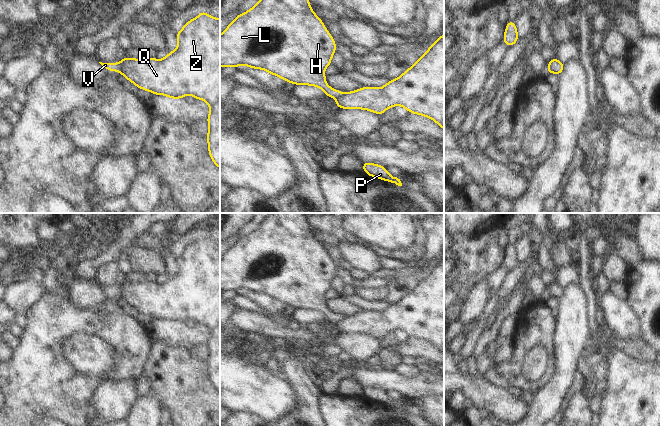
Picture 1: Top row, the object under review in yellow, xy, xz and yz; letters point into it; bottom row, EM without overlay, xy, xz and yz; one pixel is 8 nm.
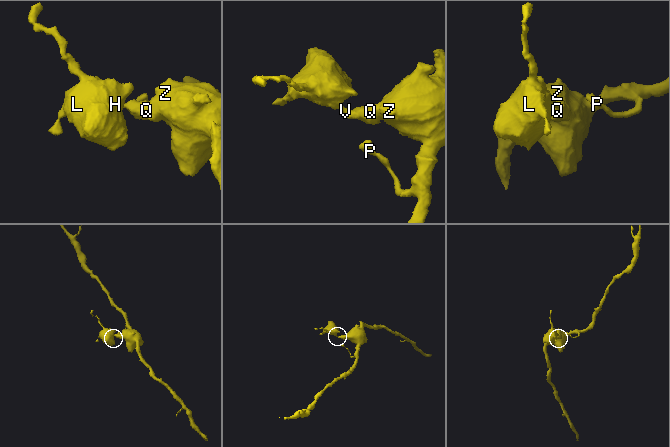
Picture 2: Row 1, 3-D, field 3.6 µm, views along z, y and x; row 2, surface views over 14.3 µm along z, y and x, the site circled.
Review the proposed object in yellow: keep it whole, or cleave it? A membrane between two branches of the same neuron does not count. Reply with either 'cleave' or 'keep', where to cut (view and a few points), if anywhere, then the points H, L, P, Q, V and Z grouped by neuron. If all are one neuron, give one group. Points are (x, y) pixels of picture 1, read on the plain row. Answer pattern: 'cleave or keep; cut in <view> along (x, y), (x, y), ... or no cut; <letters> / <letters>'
cleave; cut in xy along (119, 287), (119, 291), (116, 294); H L V / P Q Z

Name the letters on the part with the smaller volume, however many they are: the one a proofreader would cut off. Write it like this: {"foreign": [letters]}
{"foreign": ["H", "L", "V"]}

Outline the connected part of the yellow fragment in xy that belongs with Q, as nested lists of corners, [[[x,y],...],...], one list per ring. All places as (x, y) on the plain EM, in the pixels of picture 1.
[[[204,234],[189,245],[176,258],[177,272],[161,284],[154,282],[127,282],[120,286],[118,296],[138,311],[155,319],[182,323],[190,318],[204,324],[210,332],[208,341],[208,376],[220,393],[220,243],[211,241]]]

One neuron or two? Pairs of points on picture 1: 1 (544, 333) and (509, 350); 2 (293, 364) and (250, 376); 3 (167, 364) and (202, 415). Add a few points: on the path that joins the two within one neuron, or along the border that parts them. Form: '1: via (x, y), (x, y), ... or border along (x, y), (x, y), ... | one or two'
1: border along (515, 344), (513, 355), (508, 360), (497, 363) | two
2: border along (278, 373), (292, 386), (293, 391) | two
3: via (175, 377), (192, 402) | one

